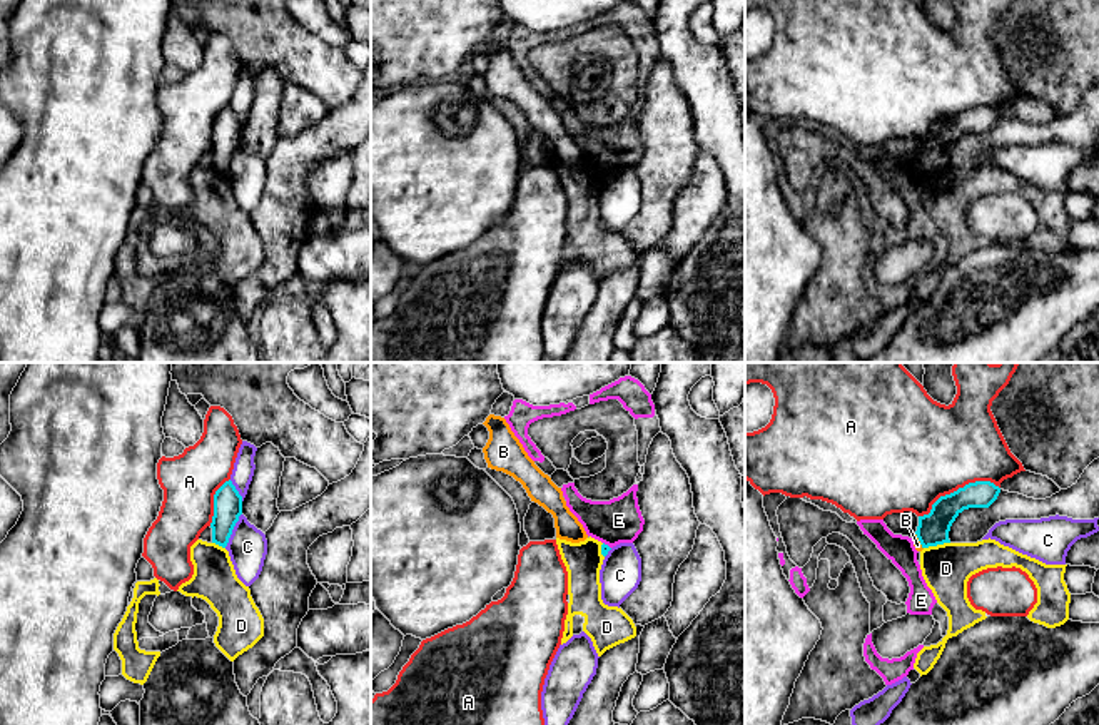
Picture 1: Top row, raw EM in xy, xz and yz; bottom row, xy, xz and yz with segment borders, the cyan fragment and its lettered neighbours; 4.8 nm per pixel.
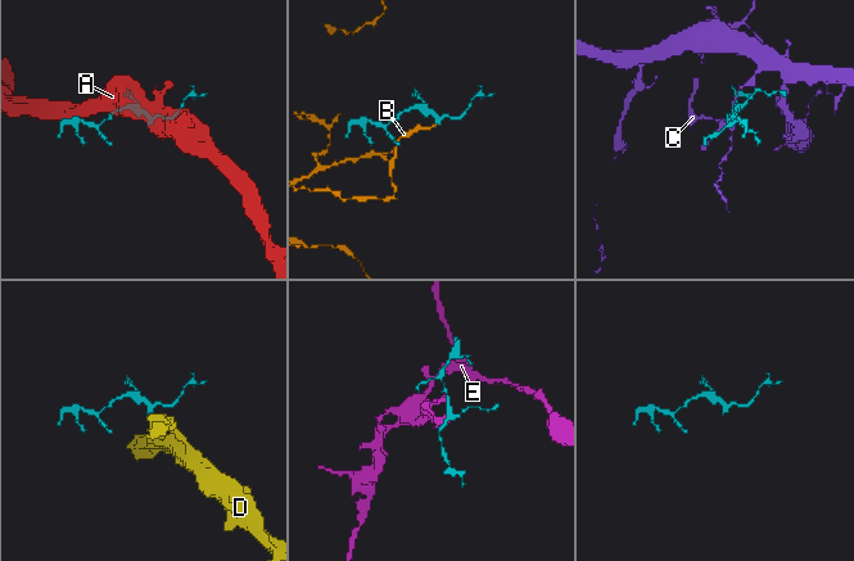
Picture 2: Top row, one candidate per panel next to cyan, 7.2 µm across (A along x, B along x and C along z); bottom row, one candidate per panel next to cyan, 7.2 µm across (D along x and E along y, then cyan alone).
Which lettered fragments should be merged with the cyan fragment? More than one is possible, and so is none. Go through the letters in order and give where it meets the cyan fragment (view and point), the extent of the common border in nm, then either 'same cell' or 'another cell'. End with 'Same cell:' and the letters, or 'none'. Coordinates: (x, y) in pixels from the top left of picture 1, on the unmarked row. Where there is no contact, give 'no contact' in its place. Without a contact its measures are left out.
A: yz (959, 114) | 420 nm | another cell
B: yz (919, 166) | 90 nm | another cell
C: xy (232, 154) | 190 nm | another cell
D: yz (936, 171) | 130 nm | another cell
E: xz (607, 171) | 50 nm | another cell
Same cell: none

